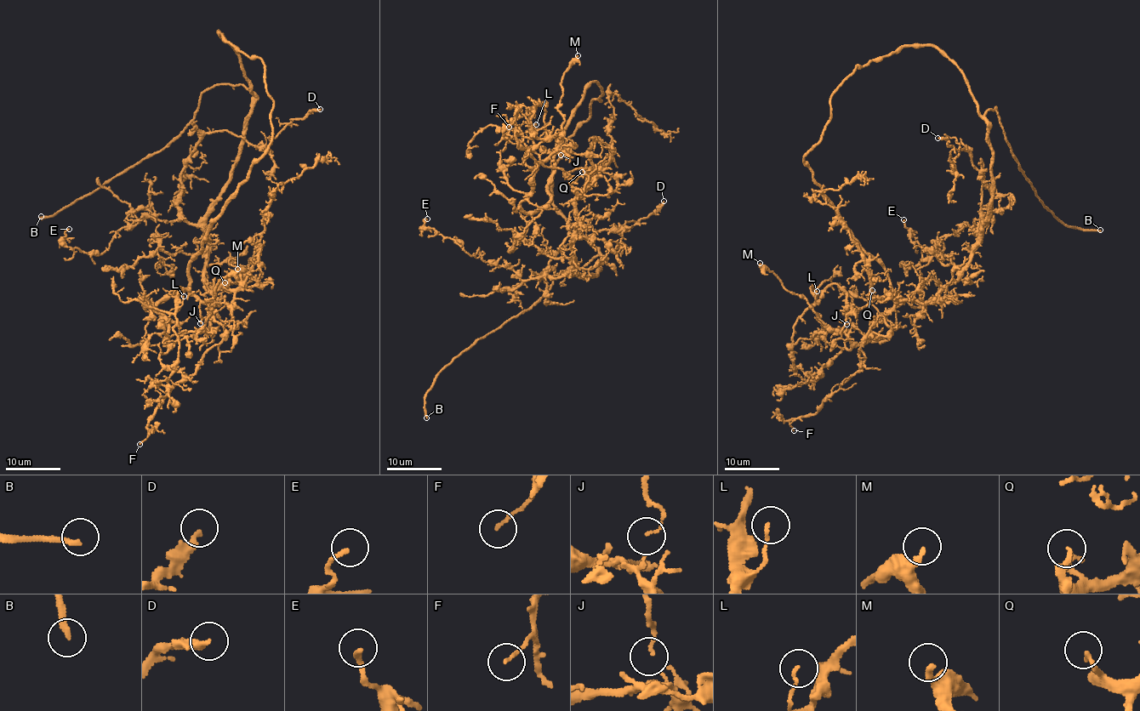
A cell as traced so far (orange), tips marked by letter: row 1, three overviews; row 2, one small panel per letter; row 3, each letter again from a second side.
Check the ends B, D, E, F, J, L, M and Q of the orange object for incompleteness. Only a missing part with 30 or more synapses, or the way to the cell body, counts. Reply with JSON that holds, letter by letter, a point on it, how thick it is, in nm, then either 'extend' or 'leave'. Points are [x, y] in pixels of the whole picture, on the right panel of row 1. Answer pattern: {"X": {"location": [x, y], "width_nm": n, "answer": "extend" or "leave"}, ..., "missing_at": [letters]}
{"B": {"location": [1100, 230], "width_nm": 240, "answer": "extend"}, "D": {"location": [937, 138], "width_nm": 240, "answer": "leave"}, "E": {"location": [903, 219], "width_nm": 190, "answer": "leave"}, "F": {"location": [794, 430], "width_nm": 110, "answer": "leave"}, "J": {"location": [846, 324], "width_nm": 70, "answer": "leave"}, "L": {"location": [817, 291], "width_nm": 120, "answer": "leave"}, "M": {"location": [760, 263], "width_nm": 220, "answer": "leave"}, "Q": {"location": [872, 290], "width_nm": 200, "answer": "extend"}, "missing_at": ["B", "Q"]}

